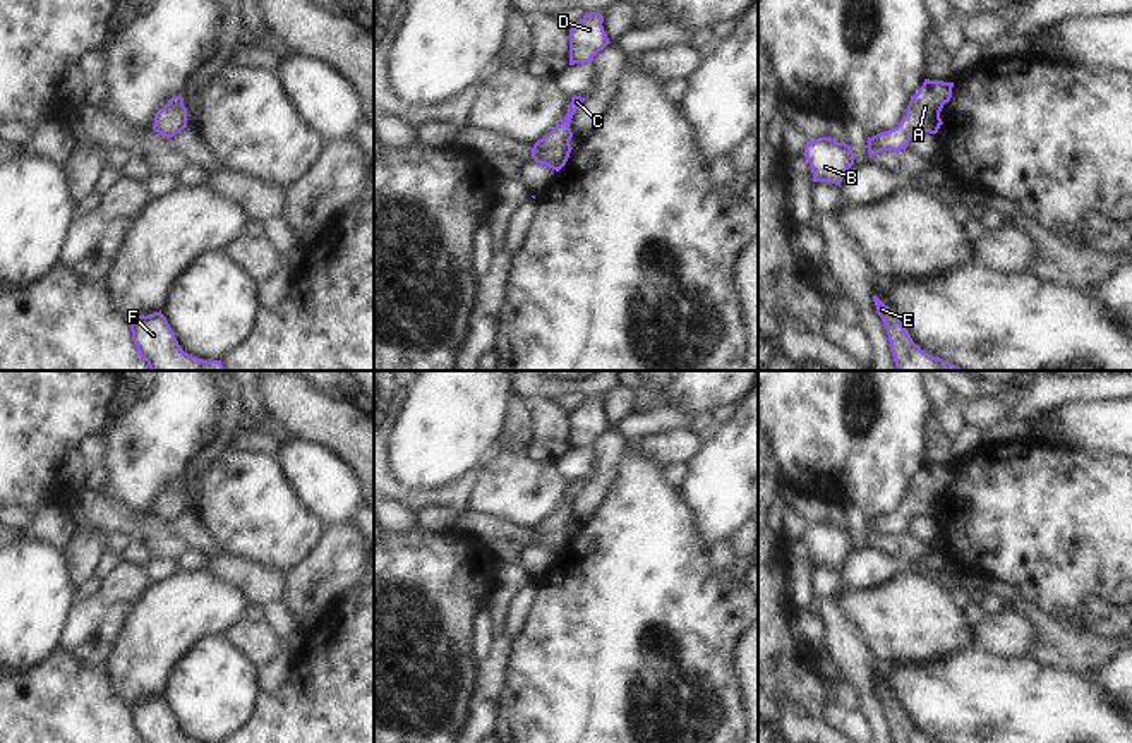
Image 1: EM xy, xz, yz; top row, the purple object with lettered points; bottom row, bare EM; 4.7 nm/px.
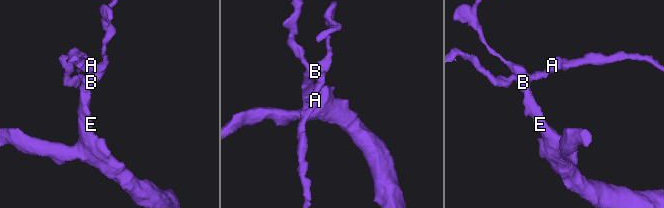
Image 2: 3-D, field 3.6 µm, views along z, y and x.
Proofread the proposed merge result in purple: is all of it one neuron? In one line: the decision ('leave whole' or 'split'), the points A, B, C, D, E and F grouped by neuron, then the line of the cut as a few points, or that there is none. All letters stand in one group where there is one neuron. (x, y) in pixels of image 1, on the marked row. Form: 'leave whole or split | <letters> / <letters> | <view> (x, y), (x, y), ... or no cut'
leave whole | A B C D E F | no cut

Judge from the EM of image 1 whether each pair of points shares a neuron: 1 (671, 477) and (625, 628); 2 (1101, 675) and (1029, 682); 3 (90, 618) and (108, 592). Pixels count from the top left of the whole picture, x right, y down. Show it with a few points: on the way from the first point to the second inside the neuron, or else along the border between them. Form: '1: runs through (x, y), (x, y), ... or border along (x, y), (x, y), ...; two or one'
1: border along (664, 467), (664, 479), (678, 489); two
2: border along (1079, 675), (1095, 683), (1113, 702); two
3: border along (98, 596), (108, 603), (132, 603); two

